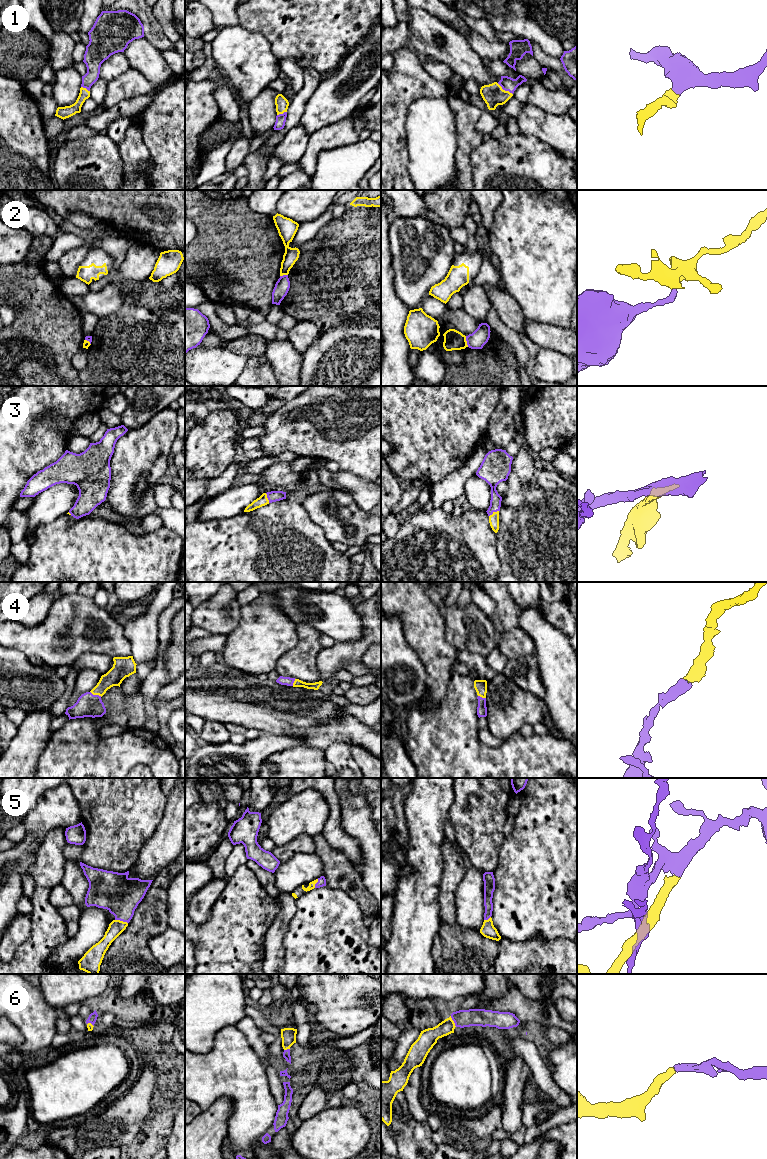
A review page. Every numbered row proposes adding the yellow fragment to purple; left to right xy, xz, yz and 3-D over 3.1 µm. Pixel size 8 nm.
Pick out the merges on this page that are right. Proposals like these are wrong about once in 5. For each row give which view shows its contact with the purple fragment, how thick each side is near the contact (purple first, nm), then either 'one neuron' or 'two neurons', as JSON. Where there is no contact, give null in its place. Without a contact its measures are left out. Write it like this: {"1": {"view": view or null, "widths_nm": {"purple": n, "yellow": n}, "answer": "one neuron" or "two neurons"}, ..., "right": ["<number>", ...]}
{"1": {"view": "yz", "widths_nm": {"purple": 110, "yellow": 170}, "answer": "one neuron"}, "2": {"view": "yz", "widths_nm": {"purple": 140, "yellow": 160}, "answer": "two neurons"}, "3": {"view": "yz", "widths_nm": {"purple": 100, "yellow": 80}, "answer": "one neuron"}, "4": {"view": "xy", "widths_nm": {"purple": 190, "yellow": 140}, "answer": "one neuron"}, "5": {"view": "xy", "widths_nm": {"purple": 320, "yellow": 120}, "answer": "one neuron"}, "6": {"view": "yz", "widths_nm": {"purple": 140, "yellow": 150}, "answer": "one neuron"}, "right": ["1", "3", "4", "5", "6"]}

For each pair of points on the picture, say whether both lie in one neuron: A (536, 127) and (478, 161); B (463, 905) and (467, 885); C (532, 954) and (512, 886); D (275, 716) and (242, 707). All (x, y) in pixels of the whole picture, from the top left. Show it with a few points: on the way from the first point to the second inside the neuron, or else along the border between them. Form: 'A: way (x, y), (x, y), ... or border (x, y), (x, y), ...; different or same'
A: border (519, 131), (546, 143); different
B: way (467, 900), (467, 890); same
C: border (504, 939), (552, 939); different
D: way (267, 708), (250, 707); same

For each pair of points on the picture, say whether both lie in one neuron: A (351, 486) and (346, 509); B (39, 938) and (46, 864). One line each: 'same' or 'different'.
A: different
B: same

